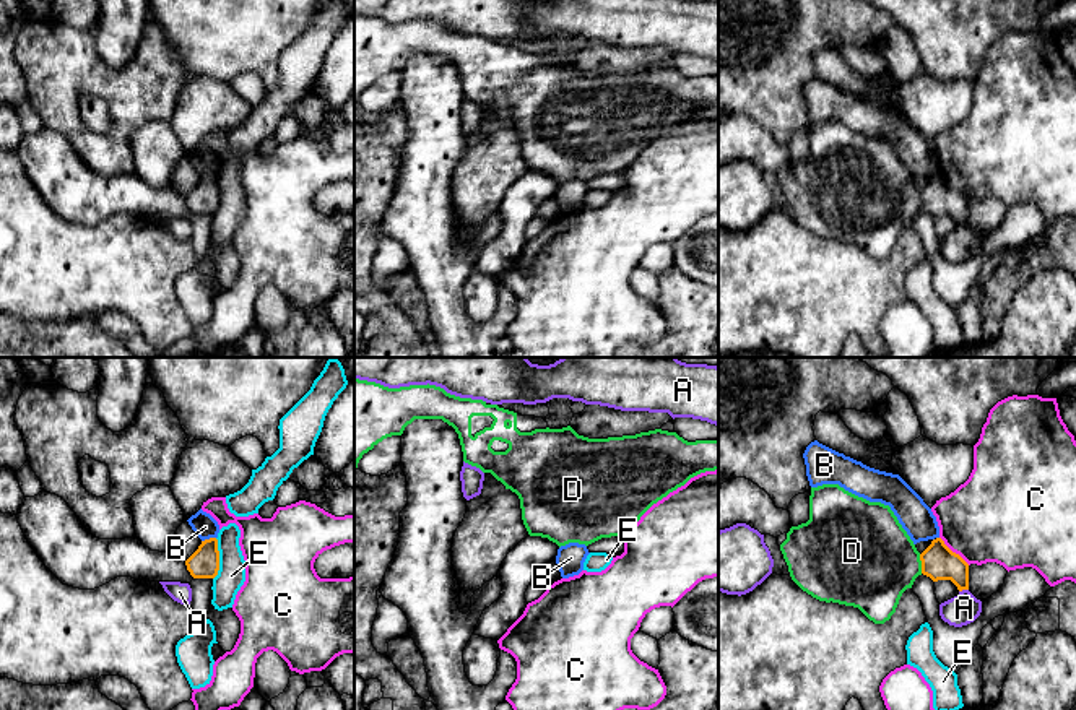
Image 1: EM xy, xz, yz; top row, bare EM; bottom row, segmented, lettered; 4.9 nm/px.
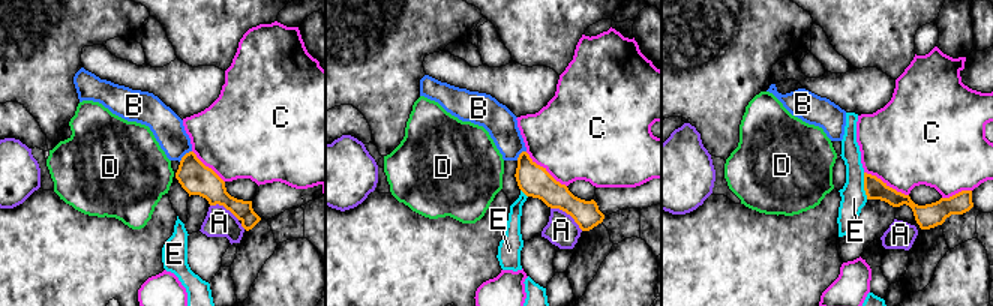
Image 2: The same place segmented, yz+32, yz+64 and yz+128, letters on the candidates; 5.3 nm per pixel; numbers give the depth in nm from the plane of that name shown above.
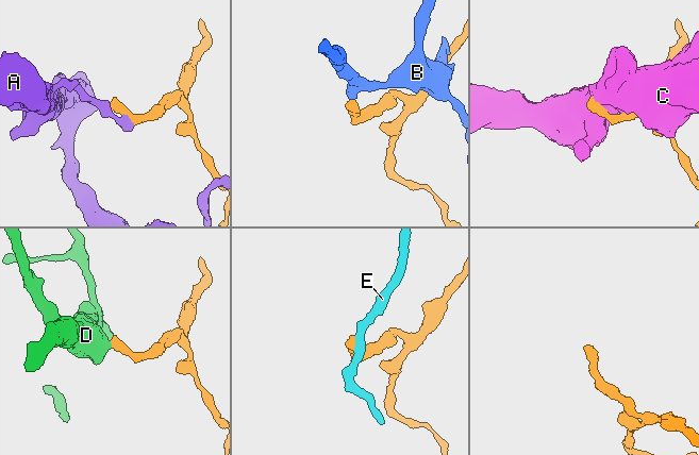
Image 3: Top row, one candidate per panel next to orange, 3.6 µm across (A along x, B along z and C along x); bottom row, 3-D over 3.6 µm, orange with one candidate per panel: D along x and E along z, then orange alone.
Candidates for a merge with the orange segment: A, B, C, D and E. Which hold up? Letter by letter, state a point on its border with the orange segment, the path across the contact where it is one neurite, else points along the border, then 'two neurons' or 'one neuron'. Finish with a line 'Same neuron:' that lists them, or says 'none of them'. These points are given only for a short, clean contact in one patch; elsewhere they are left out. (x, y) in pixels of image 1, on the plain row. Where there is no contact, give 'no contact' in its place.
A: meets orange in yz at (963, 225); border along yz (967, 225), (959, 228); two neurons
B: meets orange in xy at (210, 174); border along xy (215, 173), (202, 177); two neurons
C: meets orange in yz at (954, 189); two neurons
D: meets orange in yz at (922, 200); runs through yz (938, 199), (922, 200), (872, 197); one neuron
E: meets orange in xy at (218, 195); two neurons
Same neuron: D

